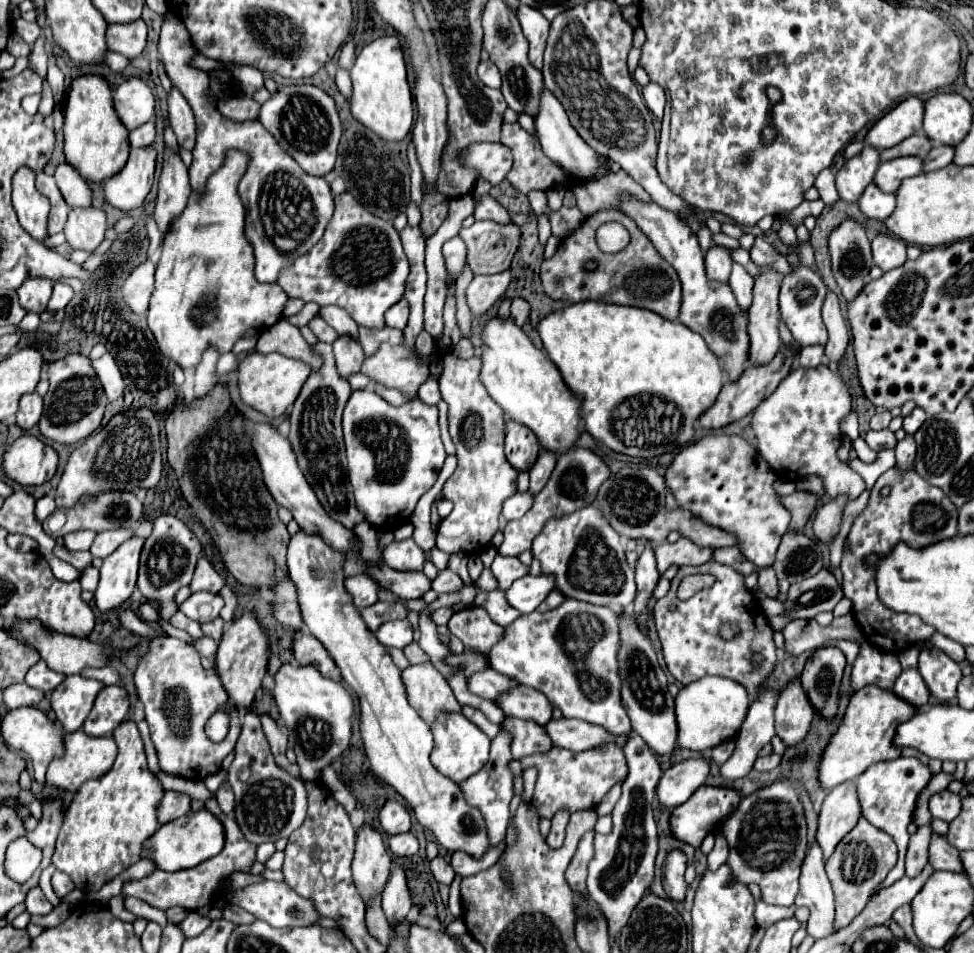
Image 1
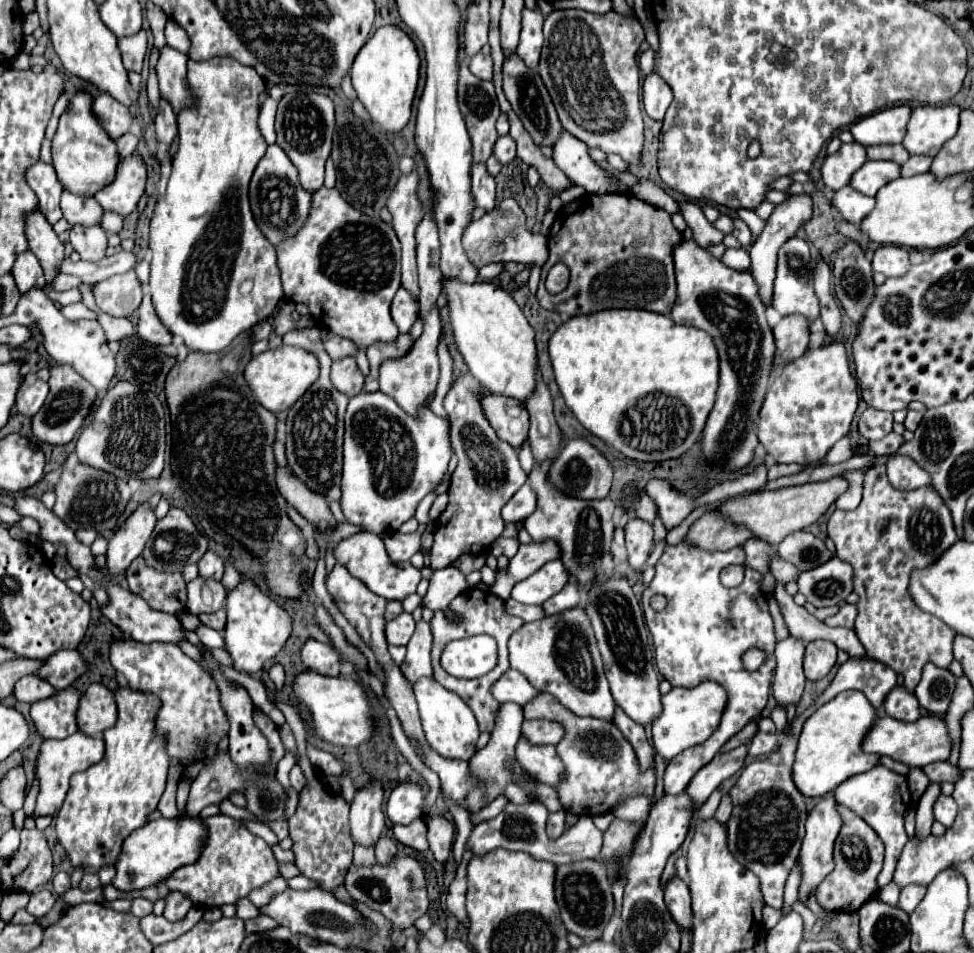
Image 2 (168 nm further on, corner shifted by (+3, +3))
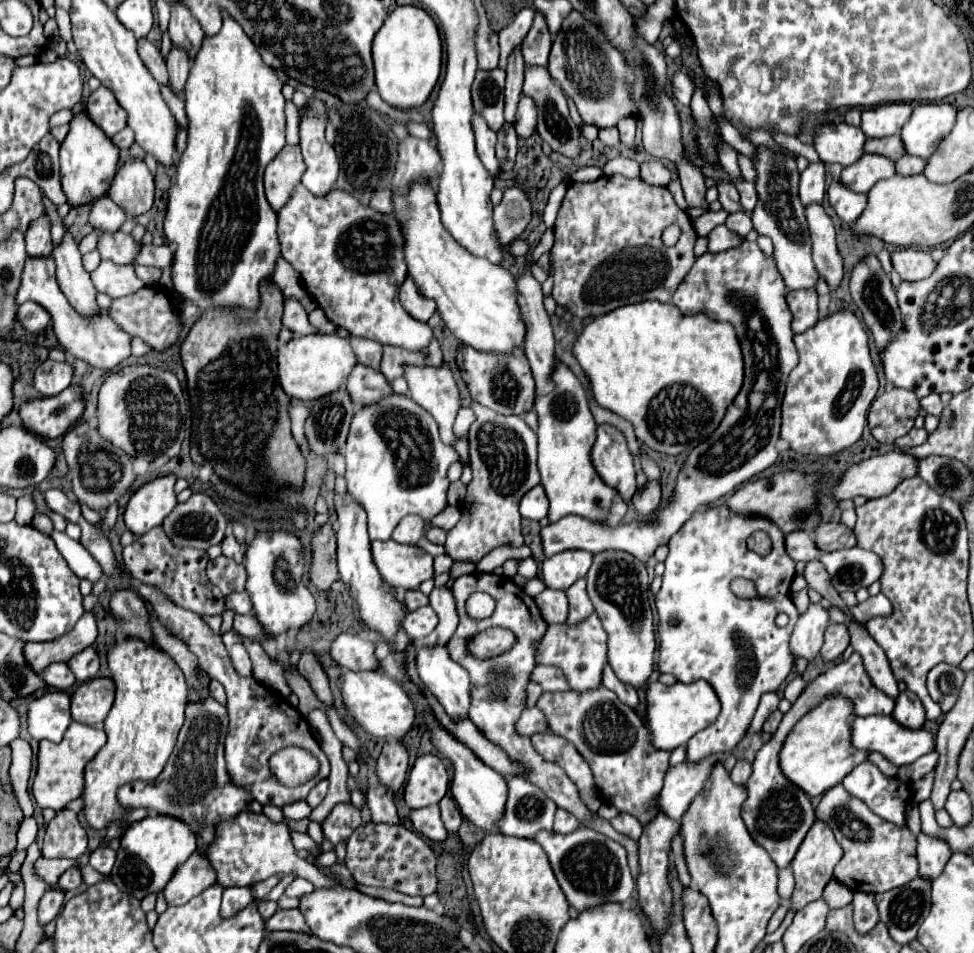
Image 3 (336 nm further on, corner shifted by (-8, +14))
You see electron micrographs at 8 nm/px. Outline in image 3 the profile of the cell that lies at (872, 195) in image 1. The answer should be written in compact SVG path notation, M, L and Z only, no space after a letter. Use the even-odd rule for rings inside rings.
M837 178L833 180L833 184L827 190L827 198L829 198L829 204L833 206L833 210L837 212L837 216L849 224L855 222L861 216L863 208L867 206L865 194L855 194L855 192L847 190Z

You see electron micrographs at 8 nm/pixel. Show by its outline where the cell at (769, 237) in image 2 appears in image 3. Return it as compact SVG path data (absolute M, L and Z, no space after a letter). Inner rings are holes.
M811 162L801 172L801 184L799 184L799 198L807 206L811 202L823 202L825 196L825 164L823 162Z

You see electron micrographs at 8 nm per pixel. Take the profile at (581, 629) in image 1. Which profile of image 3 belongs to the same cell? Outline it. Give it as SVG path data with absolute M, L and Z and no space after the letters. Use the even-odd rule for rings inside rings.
M591 614L579 626L567 624L551 624L537 648L537 664L553 664L563 668L569 684L577 692L585 692L601 686L601 672L607 660L607 632L597 614Z

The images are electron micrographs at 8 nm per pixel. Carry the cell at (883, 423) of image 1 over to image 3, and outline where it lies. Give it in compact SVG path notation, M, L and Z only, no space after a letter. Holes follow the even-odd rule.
M903 388L883 392L871 404L869 430L877 442L893 444L897 438L907 434L921 410L919 398Z

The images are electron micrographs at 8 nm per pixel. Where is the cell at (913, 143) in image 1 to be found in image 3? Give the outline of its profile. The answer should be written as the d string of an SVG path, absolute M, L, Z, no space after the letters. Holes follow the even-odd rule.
M897 134L887 136L887 138L869 138L865 142L865 152L867 154L881 154L881 156L887 156L889 160L899 160L905 154L903 142Z

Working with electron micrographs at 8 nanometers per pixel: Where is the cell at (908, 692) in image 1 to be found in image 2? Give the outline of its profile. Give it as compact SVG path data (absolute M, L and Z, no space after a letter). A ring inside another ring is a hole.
M896 685L884 701L884 711L902 721L916 721L920 717L920 703L916 703L912 691L904 691L904 687Z

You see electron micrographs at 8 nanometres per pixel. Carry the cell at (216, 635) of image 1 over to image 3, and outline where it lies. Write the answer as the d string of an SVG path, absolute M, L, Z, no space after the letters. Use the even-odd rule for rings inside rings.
M239 592L239 594L229 594L225 596L225 604L227 610L233 608L237 614L251 614L251 600L247 600L247 592Z

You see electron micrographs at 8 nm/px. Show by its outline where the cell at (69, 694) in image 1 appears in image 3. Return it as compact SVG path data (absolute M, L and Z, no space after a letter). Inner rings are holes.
M45 692L27 706L27 732L35 740L59 742L71 724L71 694L69 692Z

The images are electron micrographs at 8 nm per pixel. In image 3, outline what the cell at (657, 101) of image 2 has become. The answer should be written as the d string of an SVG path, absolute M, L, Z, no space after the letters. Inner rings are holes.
M677 72L673 82L671 82L671 90L673 90L673 96L675 96L675 100L679 104L689 106L691 104L691 96L695 92L695 84L691 82L691 78L685 72Z

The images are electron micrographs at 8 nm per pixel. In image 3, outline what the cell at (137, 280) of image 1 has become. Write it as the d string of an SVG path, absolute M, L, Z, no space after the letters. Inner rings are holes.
M103 260L95 272L91 272L91 280L97 292L105 292L111 298L121 298L135 294L143 288L143 280L139 280L133 272L133 266L117 266L109 260Z

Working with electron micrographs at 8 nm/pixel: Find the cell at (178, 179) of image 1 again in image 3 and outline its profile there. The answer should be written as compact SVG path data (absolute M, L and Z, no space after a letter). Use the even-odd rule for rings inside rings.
M171 44L171 50L167 54L167 70L169 70L169 78L171 78L171 86L175 94L183 92L185 80L189 76L189 68L191 68L191 58L187 50Z

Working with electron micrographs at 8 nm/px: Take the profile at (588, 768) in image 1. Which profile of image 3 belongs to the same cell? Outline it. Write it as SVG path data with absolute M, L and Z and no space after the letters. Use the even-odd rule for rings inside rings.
M605 686L591 692L543 692L537 706L547 718L549 732L567 738L587 760L603 800L647 826L657 816L655 796L663 788L671 752L657 750L651 744L645 722L637 712Z

